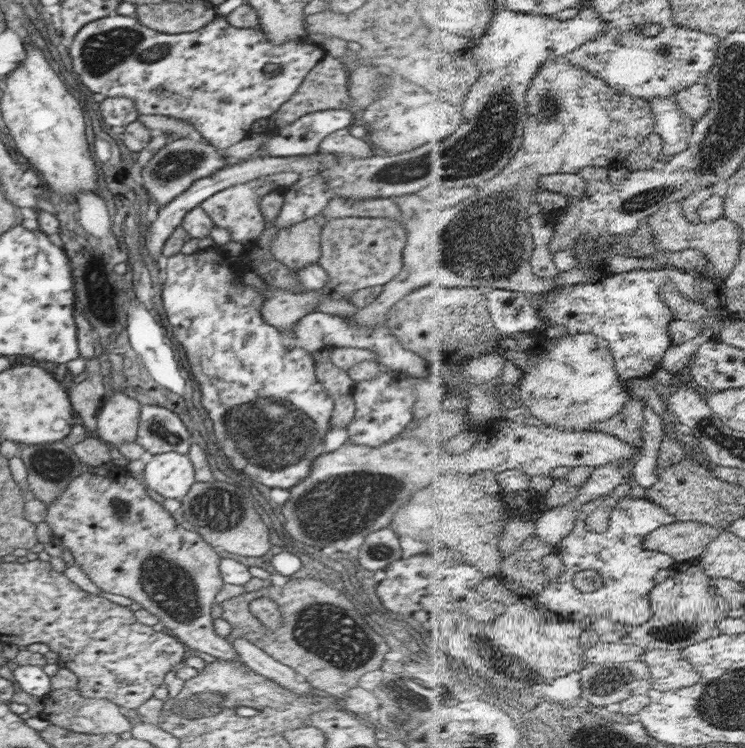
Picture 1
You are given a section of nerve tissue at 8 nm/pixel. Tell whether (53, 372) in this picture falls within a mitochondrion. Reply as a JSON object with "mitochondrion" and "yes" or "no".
{"mitochondrion":"no"}

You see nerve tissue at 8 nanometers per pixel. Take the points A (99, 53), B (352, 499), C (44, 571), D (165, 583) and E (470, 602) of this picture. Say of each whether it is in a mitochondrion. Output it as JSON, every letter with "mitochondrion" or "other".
{"A":"mitochondrion","B":"mitochondrion","C":"other","D":"mitochondrion","E":"other"}

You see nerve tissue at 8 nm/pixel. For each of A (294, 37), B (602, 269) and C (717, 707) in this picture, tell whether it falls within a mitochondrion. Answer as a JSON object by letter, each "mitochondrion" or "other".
{"A":"other","B":"other","C":"mitochondrion"}

